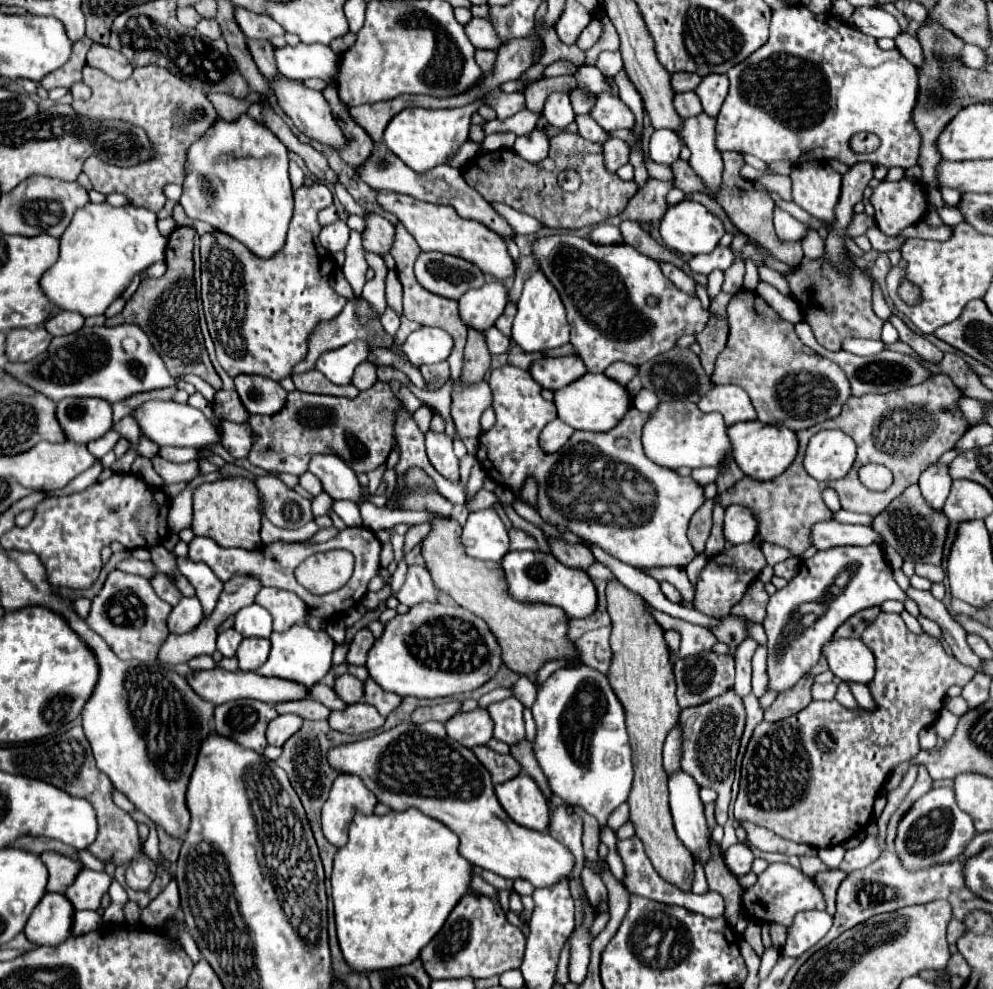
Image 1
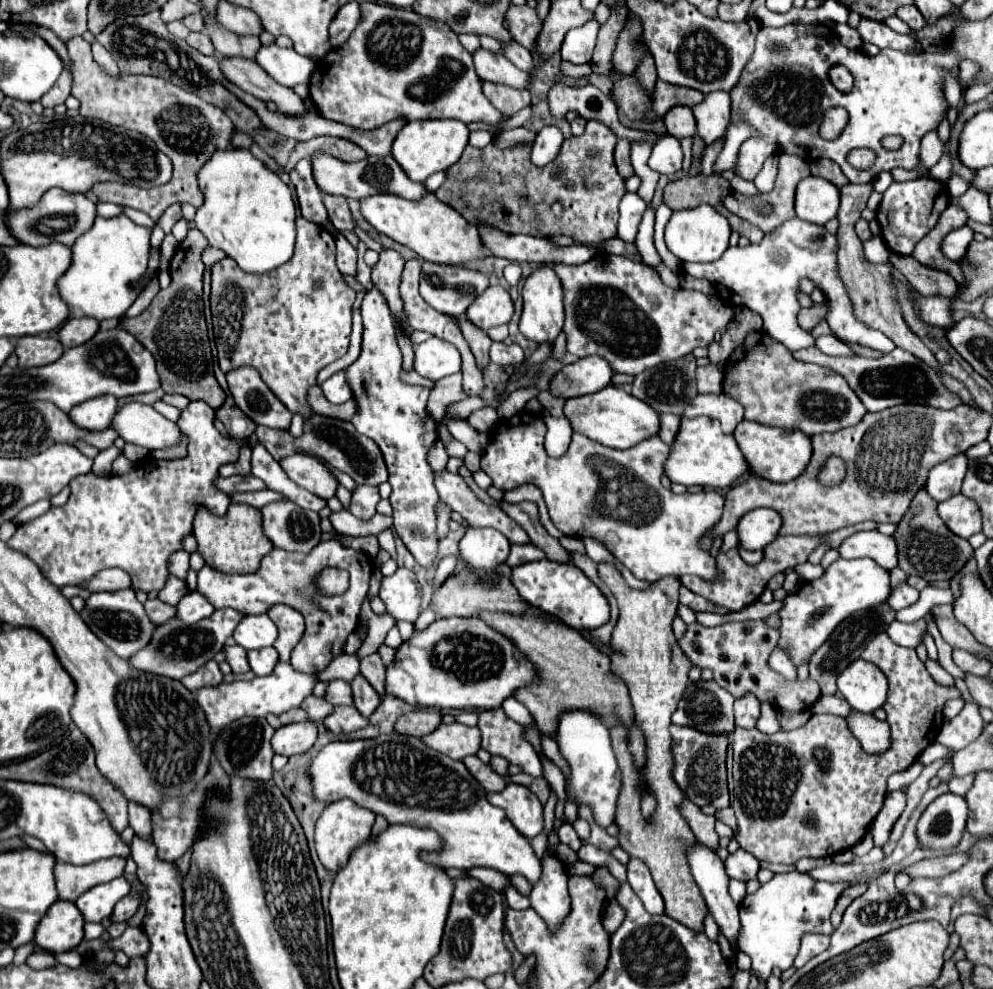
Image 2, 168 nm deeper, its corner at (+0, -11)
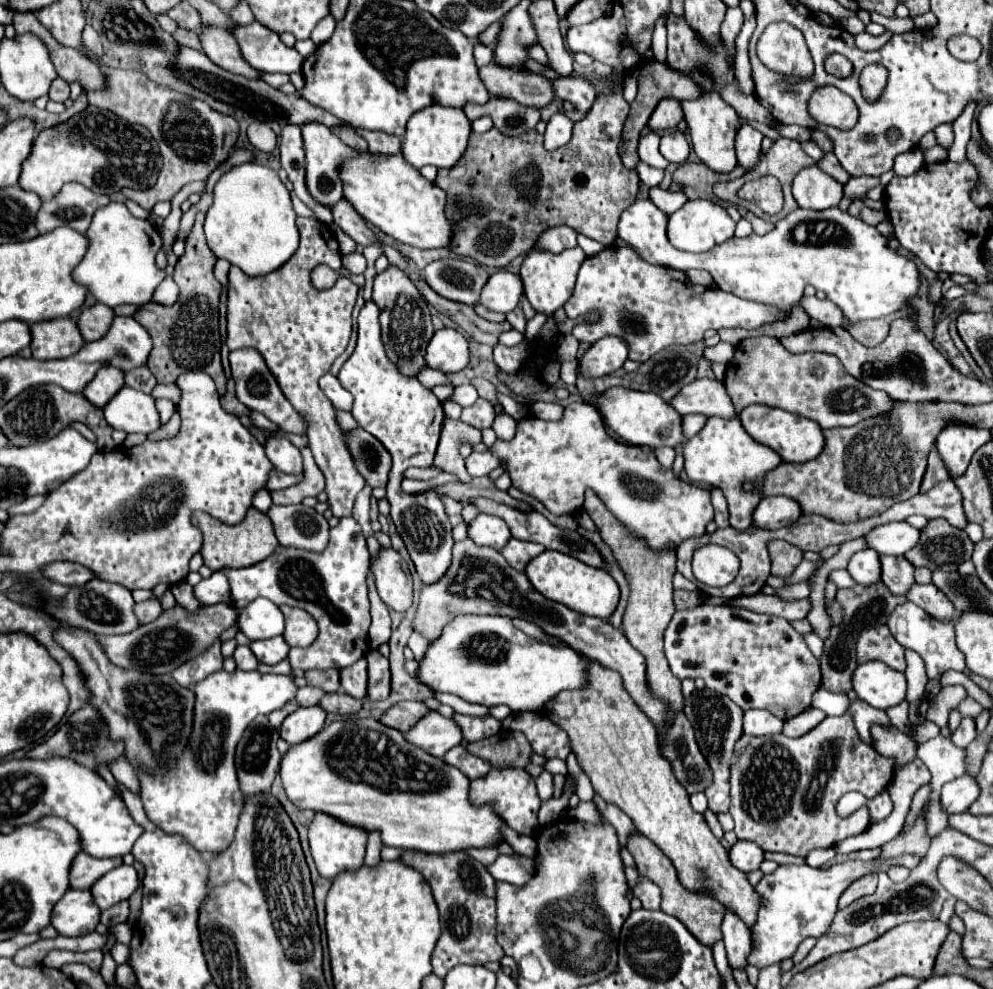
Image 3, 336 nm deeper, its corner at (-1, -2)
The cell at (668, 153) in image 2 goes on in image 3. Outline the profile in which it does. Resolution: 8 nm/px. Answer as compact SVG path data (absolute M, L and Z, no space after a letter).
M671 130L661 136L661 154L675 164L683 164L689 156L689 144L683 132Z

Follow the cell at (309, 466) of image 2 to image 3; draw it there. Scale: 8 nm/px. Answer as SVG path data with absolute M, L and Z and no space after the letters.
M279 434L269 436L265 442L265 454L267 454L269 462L281 472L287 472L287 474L303 472L301 454L299 454L297 446L293 446L285 436L279 436Z

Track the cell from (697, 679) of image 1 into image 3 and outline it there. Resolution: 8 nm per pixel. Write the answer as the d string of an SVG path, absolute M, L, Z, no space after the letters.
M711 690L693 692L685 700L683 710L695 728L695 738L697 738L699 750L705 756L705 760L713 772L713 784L705 790L709 808L715 814L727 812L729 810L729 768L731 768L735 742L743 736L743 710L735 702L727 700L727 696L717 696Z

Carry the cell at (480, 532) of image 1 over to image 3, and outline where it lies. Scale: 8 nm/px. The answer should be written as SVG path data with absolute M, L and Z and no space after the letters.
M479 514L469 524L469 538L475 540L475 544L479 544L479 546L491 546L495 550L501 550L507 544L507 540L511 538L511 532L509 532L509 526L505 524L505 520L501 520L499 516Z

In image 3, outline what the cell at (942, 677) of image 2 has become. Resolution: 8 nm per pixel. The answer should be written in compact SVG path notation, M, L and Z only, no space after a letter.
M945 686L941 692L929 702L927 720L935 722L941 730L947 726L947 718L951 710L955 710L967 698L967 690L963 686Z

